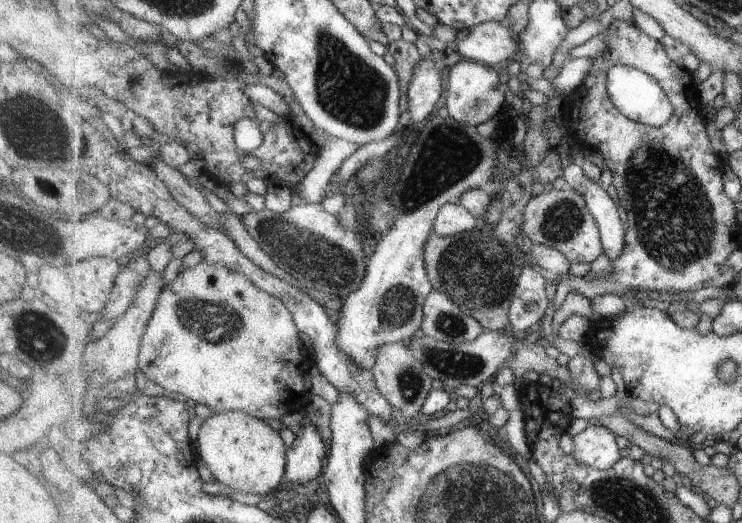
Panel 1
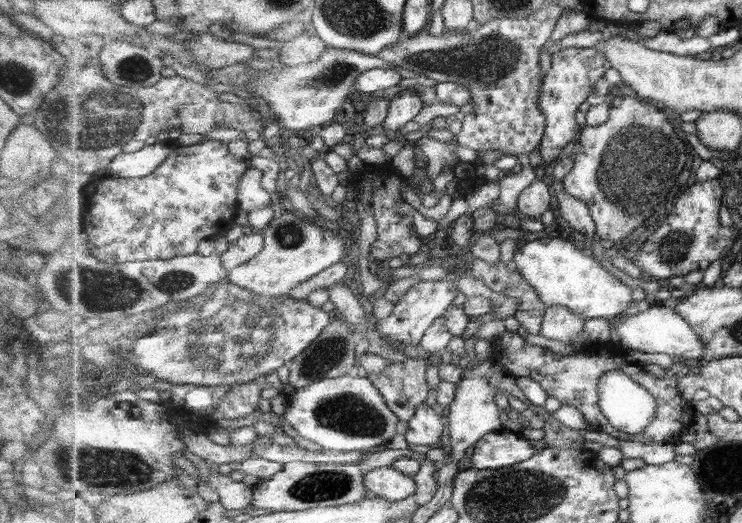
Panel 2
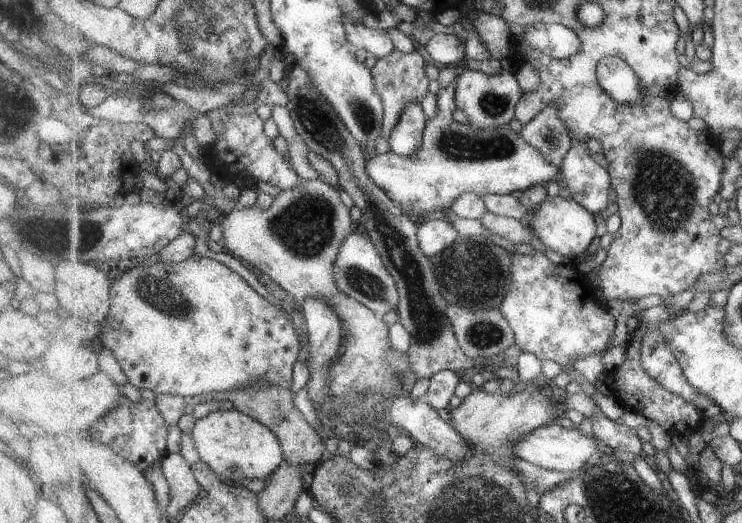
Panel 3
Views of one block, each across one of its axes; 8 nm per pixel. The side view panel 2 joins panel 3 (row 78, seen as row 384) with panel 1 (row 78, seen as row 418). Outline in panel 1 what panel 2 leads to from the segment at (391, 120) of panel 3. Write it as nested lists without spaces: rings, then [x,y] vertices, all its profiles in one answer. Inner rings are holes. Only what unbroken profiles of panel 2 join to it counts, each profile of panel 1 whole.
[[[400,39],[395,42],[390,42],[388,52],[395,59],[395,72],[399,76],[399,86],[401,86],[401,92],[409,90],[409,84],[411,84],[411,78],[415,74],[415,66],[421,62],[421,54],[417,50],[417,46],[413,42]]]

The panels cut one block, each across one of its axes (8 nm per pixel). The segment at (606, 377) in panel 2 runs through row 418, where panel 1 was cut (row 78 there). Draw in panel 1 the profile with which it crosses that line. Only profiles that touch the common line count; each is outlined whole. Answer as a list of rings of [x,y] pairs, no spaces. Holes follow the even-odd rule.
[[[632,64],[612,67],[608,73],[607,87],[614,106],[629,119],[648,126],[661,127],[669,123],[673,117],[671,98],[663,91],[658,81]]]

